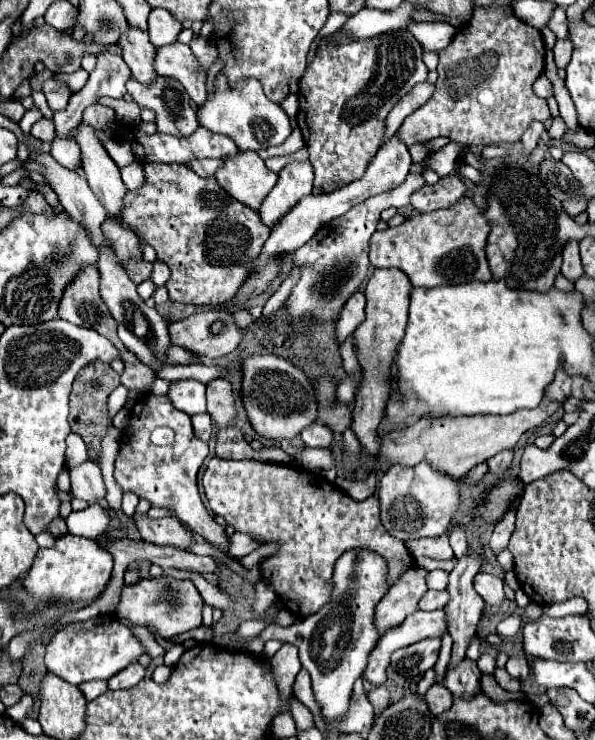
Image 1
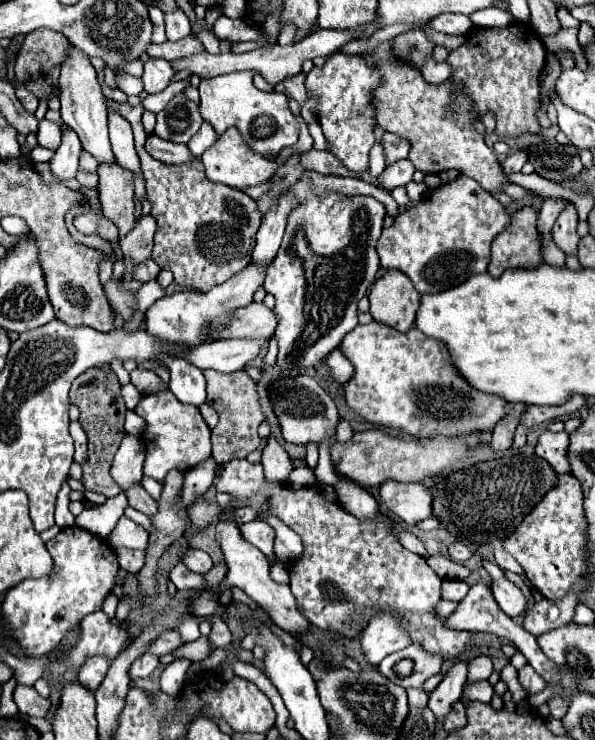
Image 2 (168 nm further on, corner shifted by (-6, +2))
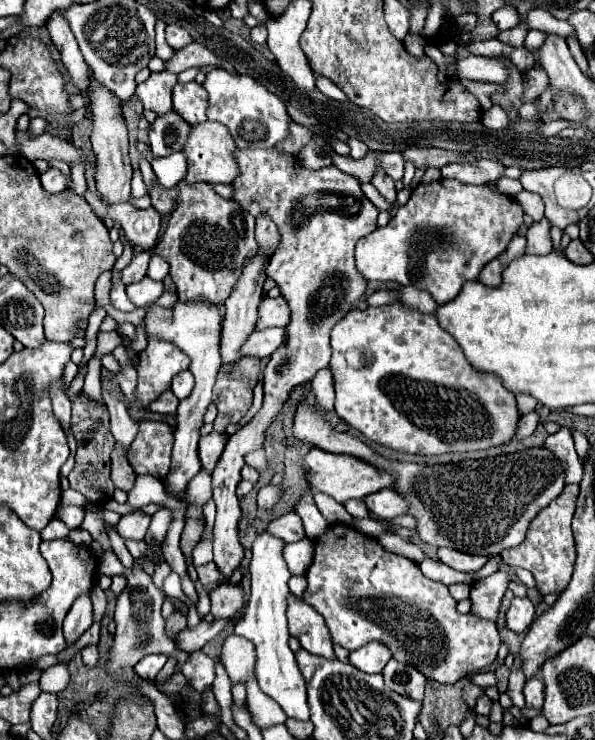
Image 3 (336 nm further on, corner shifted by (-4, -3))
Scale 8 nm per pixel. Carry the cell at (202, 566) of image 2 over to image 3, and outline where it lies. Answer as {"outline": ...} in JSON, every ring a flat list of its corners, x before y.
{"outline":[[209,562,205,566,199,566,197,568,197,574,199,574,199,582,203,586,207,586,207,584,219,584,219,582,225,580,225,576,221,576,221,572,217,570,215,562]]}

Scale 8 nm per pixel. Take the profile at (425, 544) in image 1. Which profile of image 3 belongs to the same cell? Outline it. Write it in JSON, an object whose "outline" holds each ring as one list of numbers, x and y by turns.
{"outline":[[439,548,437,556,443,564,447,564,447,566,459,570,459,572,477,572,487,562,485,556,473,556,473,554,465,554,465,552,449,550,449,548]]}

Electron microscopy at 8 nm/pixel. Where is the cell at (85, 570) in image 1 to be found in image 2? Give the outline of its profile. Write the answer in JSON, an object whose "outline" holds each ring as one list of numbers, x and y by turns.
{"outline":[[81,527,63,529,47,543,47,551,53,557,51,573,21,581,7,593,1,607,9,633,33,657,55,649,65,633,77,627,85,615,101,611,105,599,117,585,117,573,121,569,111,545]]}

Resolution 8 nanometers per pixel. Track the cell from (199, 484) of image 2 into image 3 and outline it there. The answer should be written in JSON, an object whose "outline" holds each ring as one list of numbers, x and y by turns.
{"outline":[[211,432,207,436,203,436,199,440,199,458,201,458,201,466,207,472,213,472,217,458,221,456,223,448,225,448,225,434,221,432]]}

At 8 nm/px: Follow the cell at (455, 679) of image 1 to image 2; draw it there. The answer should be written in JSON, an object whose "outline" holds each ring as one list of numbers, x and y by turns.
{"outline":[[475,681,475,683,467,683,463,687,463,697,467,697,467,701,481,701,481,703,489,703,493,697,493,687,489,685,489,681]]}

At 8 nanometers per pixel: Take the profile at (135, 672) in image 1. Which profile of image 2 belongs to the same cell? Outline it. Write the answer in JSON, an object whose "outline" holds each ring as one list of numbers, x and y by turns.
{"outline":[[141,655,139,659,133,661,133,665,131,665,131,669,129,669,131,681,141,679,141,677,149,677,149,675,155,671,157,665,159,665,159,659,157,659,157,657,153,657,153,655]]}

